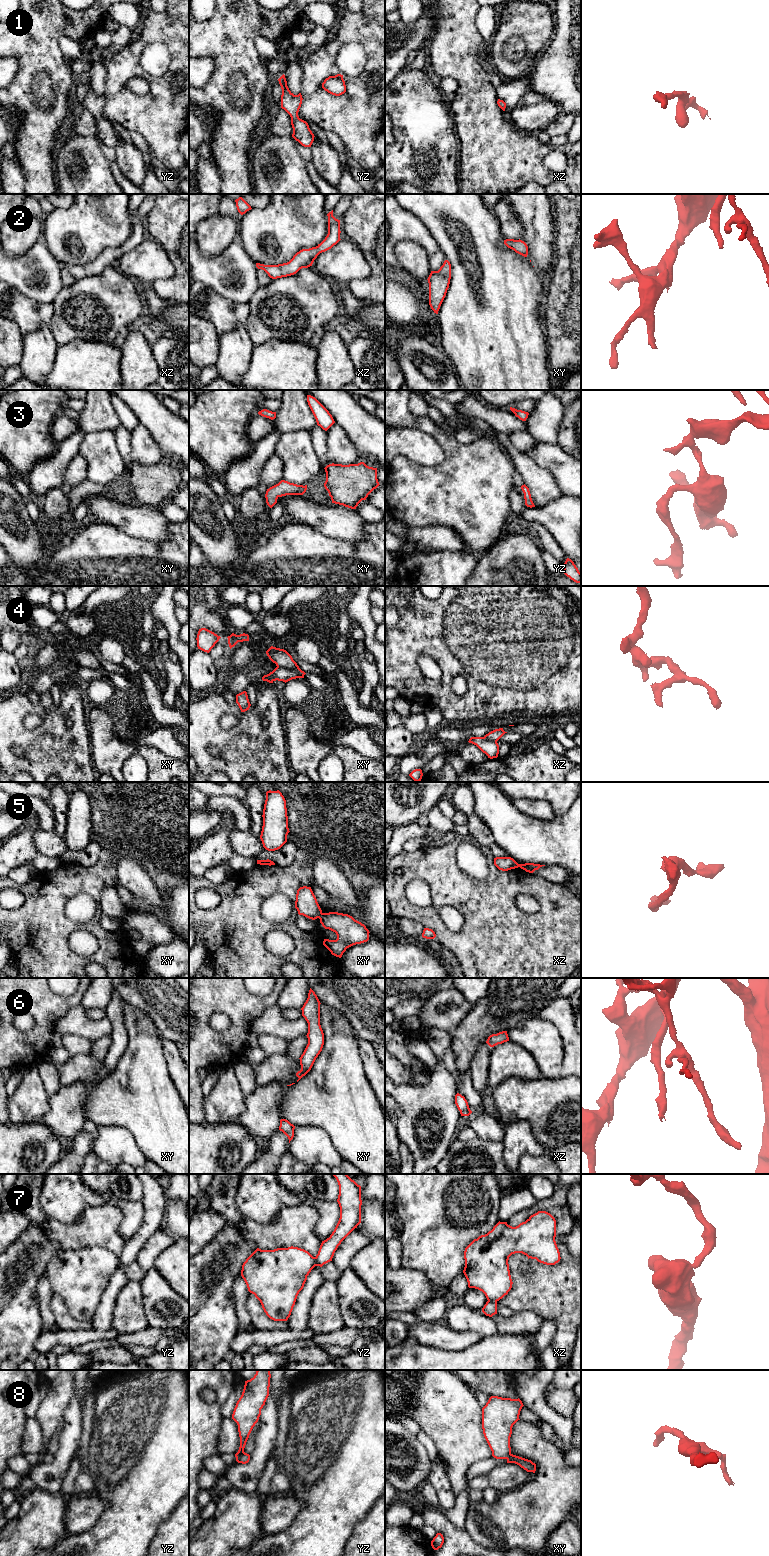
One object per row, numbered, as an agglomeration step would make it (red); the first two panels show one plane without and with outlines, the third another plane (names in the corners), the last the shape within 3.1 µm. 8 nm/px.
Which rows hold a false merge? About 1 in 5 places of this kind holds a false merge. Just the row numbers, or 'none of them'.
4, 5, 7, 8

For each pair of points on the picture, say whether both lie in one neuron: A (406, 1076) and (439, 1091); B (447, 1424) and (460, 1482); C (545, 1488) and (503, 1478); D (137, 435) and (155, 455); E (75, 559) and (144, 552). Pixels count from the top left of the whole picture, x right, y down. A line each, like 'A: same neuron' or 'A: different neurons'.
A: different neurons
B: same neuron
C: different neurons
D: same neuron
E: same neuron

